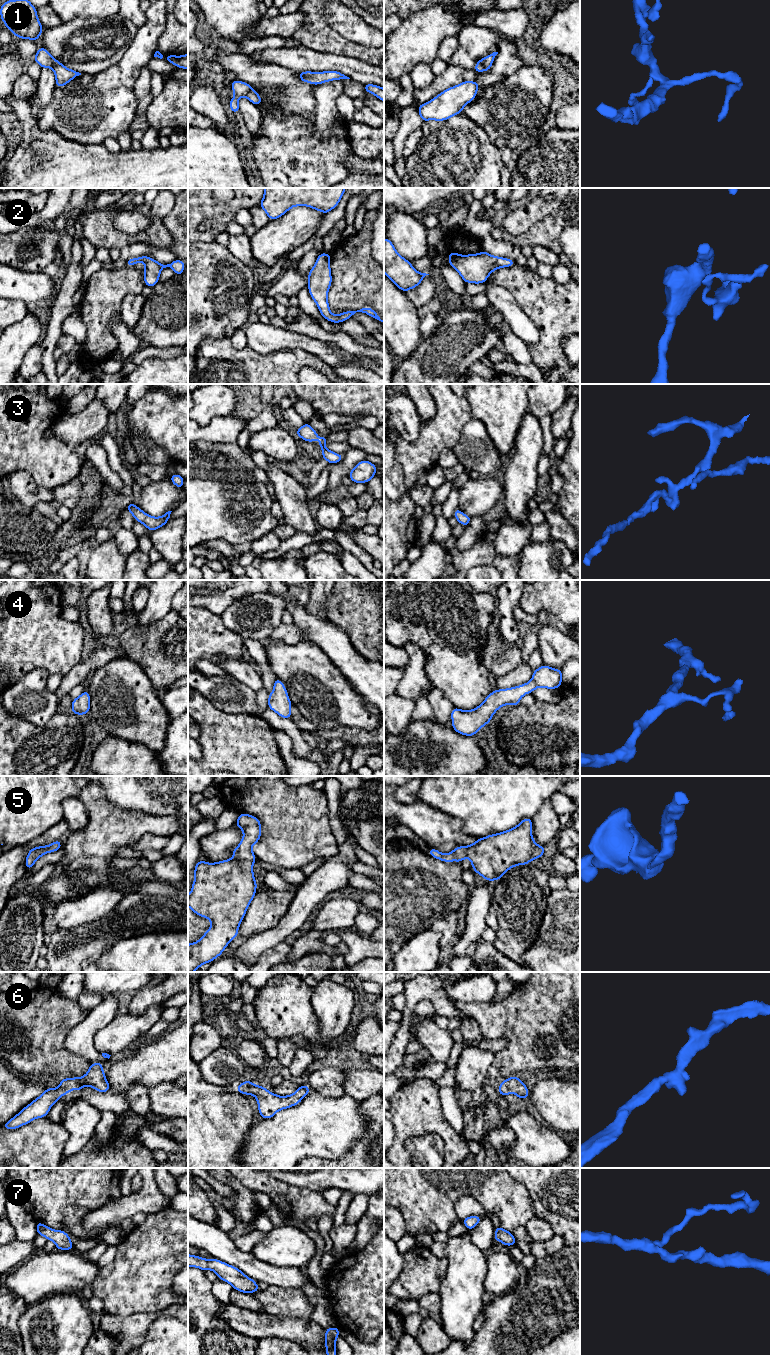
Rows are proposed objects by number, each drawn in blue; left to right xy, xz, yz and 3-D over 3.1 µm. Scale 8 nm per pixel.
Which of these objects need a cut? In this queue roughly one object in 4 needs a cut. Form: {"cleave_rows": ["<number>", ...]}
{"cleave_rows": []}

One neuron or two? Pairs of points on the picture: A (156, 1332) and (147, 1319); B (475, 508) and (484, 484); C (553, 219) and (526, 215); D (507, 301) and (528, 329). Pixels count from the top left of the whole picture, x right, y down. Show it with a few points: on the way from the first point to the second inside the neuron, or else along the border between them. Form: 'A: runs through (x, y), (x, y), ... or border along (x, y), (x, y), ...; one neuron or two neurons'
A: border along (172, 1316), (157, 1317), (140, 1344); two neurons
B: runs through (475, 502), (475, 499), (484, 490); one neuron
C: border along (563, 203), (525, 231); two neurons
D: runs through (509, 308), (521, 322); one neuron

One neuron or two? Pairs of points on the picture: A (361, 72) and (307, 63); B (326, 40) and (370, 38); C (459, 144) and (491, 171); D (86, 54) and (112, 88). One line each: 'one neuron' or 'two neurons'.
A: one neuron
B: two neurons
C: one neuron
D: two neurons

